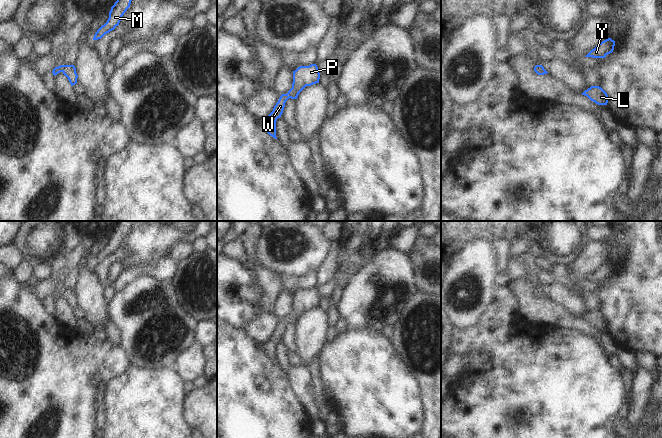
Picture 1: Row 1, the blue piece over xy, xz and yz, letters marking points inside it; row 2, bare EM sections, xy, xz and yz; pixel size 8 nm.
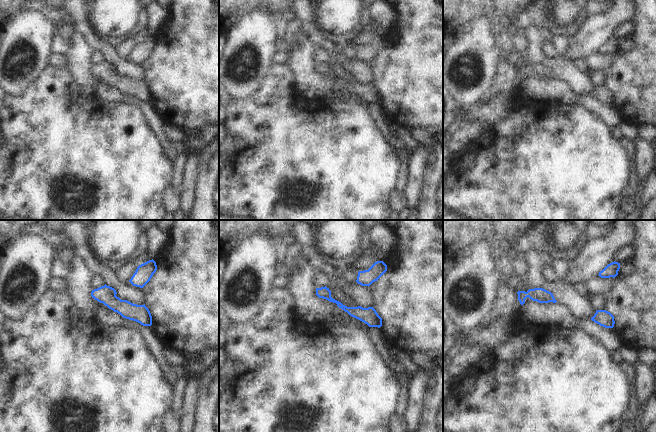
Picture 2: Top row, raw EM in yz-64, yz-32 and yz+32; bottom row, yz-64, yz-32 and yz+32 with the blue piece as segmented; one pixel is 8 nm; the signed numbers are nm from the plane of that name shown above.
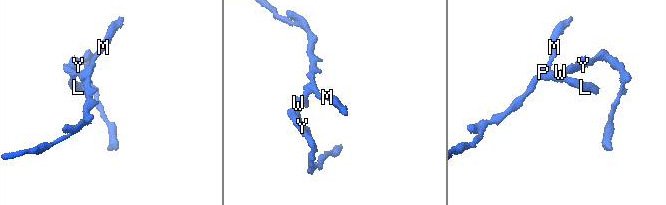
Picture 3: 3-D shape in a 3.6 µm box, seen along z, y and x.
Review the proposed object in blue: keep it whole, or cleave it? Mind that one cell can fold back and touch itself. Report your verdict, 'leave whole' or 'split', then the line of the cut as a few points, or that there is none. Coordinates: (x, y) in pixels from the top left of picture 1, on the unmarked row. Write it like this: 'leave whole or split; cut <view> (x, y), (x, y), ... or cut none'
leave whole; cut none

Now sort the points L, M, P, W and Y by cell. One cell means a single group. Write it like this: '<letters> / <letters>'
L M P W Y

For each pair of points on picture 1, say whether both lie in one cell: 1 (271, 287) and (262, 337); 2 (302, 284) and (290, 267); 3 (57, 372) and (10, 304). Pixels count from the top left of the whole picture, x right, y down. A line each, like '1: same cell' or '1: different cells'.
1: different cells
2: different cells
3: same cell

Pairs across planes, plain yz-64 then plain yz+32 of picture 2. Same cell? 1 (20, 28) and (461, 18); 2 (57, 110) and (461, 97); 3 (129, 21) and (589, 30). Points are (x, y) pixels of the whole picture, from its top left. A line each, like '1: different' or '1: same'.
1: different
2: different
3: different

